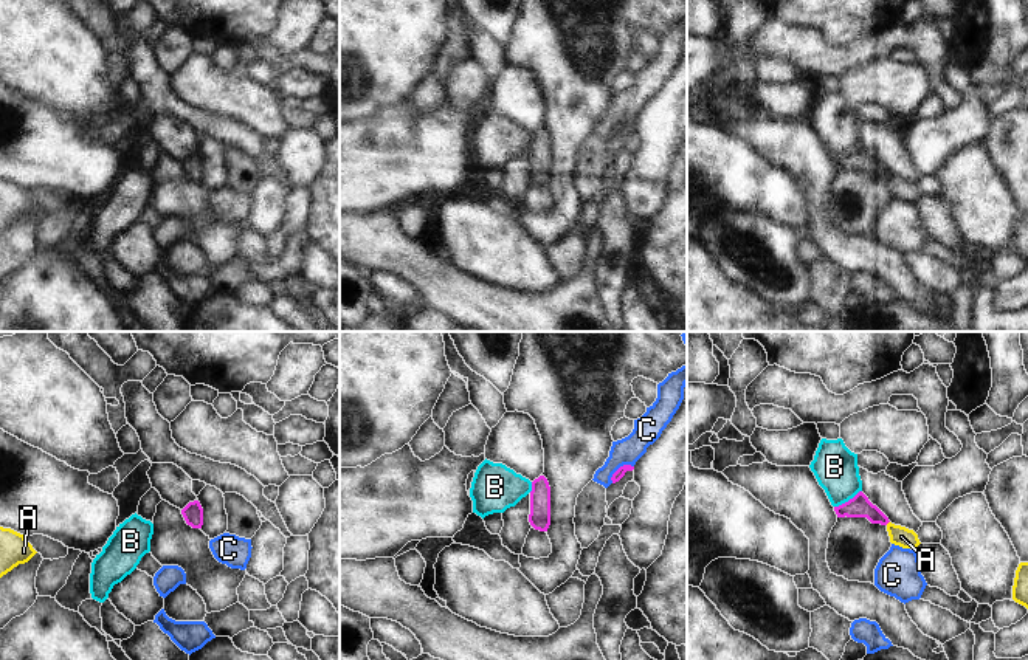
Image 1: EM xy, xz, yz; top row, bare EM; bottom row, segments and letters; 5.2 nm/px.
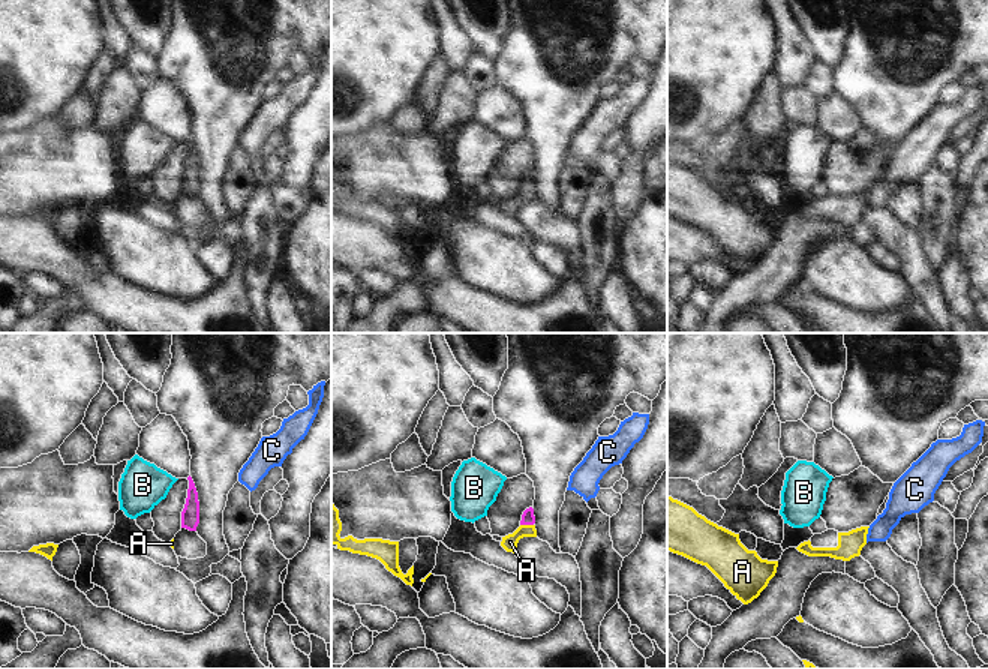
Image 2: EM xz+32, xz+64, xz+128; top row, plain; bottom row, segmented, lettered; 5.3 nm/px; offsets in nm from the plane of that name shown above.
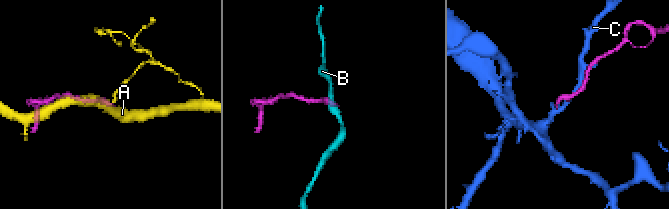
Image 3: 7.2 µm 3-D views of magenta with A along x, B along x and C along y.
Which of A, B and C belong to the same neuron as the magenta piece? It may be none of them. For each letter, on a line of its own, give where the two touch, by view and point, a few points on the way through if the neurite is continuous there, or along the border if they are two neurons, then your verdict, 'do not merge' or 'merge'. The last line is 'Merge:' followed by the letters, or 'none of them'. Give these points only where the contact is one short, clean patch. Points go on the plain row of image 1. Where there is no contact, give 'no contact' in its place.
A: yz (887, 175) | across yz (859, 158), (887, 175), (901, 189) | merge
B: yz (848, 154) | along yz (861, 143), (834, 160) | do not merge
C: xz (619, 121) | do not merge
Merge: A

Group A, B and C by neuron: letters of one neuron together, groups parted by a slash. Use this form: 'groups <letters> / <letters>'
groups A / B / C

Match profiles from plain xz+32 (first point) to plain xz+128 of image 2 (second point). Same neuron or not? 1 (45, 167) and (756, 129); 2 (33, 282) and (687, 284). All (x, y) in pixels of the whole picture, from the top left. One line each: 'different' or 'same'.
1: different
2: different

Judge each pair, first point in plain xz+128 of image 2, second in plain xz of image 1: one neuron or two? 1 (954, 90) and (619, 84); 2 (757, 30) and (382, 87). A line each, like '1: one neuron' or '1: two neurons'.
1: one neuron
2: one neuron

